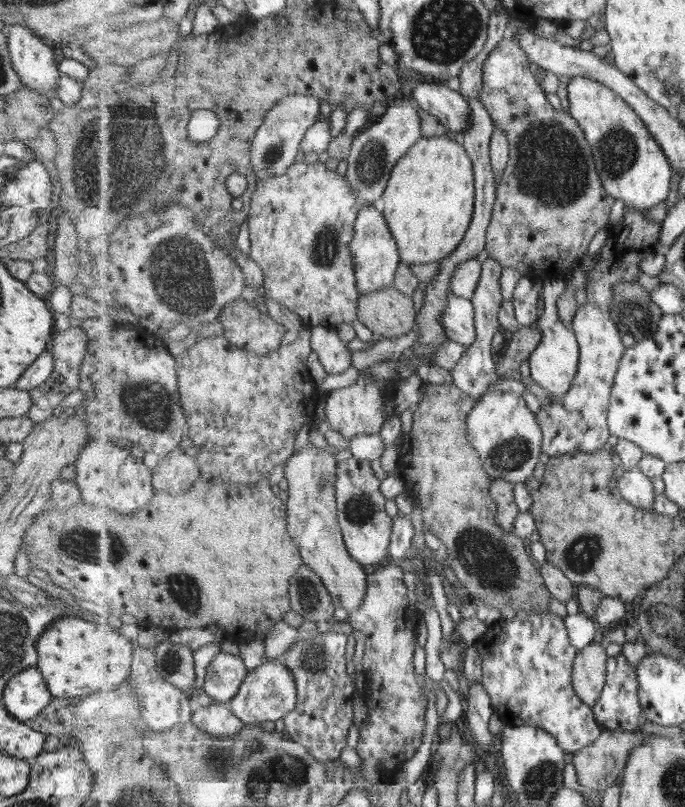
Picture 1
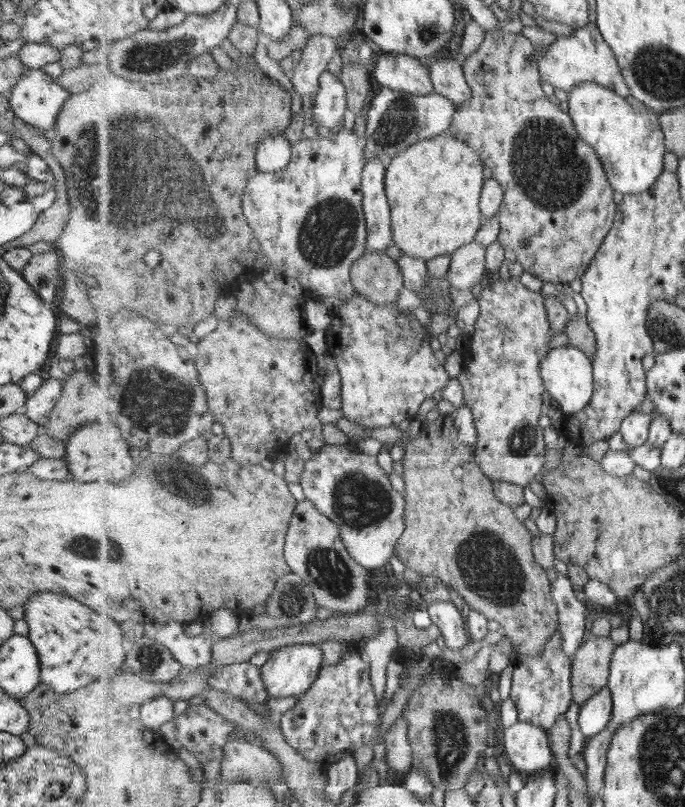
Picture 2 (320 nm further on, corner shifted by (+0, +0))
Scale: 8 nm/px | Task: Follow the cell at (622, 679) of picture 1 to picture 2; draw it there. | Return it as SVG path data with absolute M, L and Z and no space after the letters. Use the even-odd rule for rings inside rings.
M609 686L594 694L580 706L578 723L581 732L589 738L603 732L614 717L614 696Z

